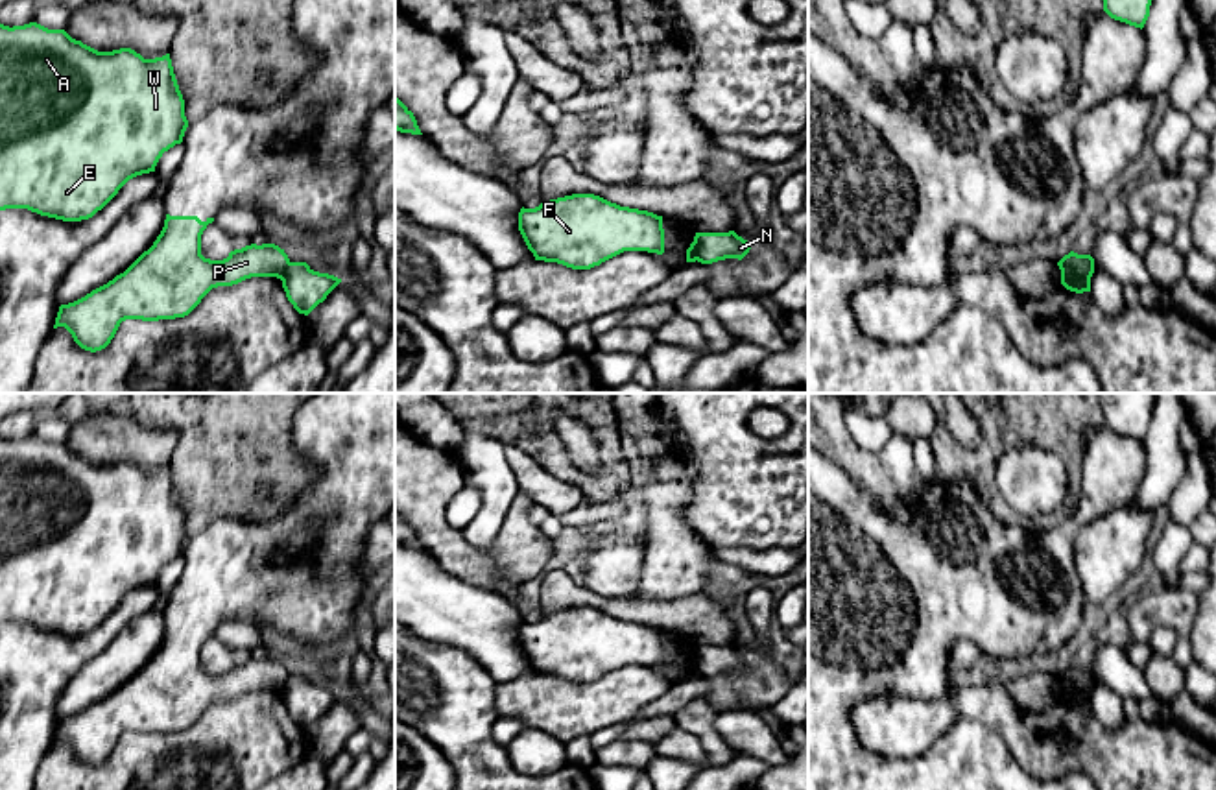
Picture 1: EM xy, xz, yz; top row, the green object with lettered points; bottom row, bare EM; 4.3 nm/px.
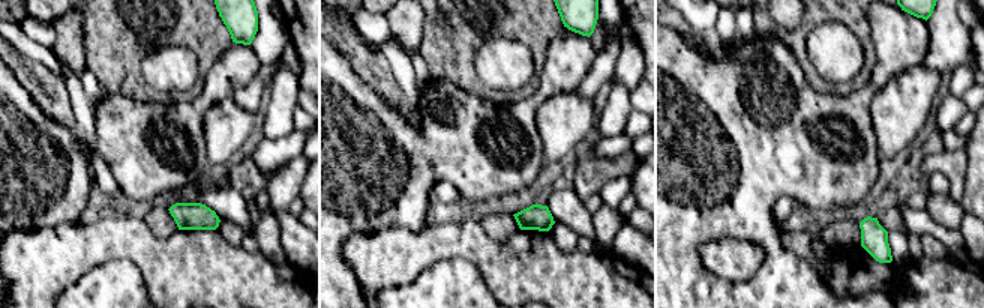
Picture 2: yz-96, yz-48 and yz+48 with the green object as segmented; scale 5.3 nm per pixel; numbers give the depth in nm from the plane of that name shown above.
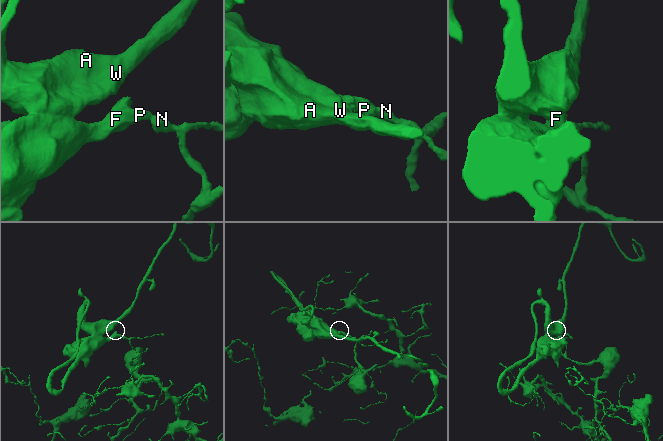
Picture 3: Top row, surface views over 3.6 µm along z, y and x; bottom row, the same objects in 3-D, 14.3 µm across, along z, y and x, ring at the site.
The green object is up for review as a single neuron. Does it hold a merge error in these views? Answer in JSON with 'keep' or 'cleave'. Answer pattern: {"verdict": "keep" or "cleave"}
{"verdict": "cleave"}

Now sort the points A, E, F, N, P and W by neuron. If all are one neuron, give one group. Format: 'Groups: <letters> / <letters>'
Groups: A E F P W / N

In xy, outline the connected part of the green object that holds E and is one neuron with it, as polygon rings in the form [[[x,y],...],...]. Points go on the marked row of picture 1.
[[[37,22],[13,28],[0,24],[0,210],[28,209],[63,221],[89,220],[101,210],[129,179],[155,172],[162,153],[183,142],[186,127],[185,100],[173,74],[170,54],[144,59],[131,48],[98,52],[72,39],[65,30],[48,30]]]

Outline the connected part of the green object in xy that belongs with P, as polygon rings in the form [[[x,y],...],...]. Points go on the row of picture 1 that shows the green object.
[[[166,214],[153,245],[107,284],[61,305],[54,329],[65,327],[81,349],[96,353],[111,343],[125,319],[185,317],[212,288],[284,275],[290,258],[275,244],[251,244],[223,260],[205,258],[201,234],[212,221]]]

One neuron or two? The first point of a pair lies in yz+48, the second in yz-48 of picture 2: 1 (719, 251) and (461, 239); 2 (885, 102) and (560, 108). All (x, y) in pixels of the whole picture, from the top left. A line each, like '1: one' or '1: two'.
1: one
2: one

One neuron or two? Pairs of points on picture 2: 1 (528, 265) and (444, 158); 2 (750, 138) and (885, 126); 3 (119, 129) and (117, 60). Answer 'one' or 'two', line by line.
1: two
2: two
3: two

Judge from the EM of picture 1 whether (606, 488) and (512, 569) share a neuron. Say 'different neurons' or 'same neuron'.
different neurons

